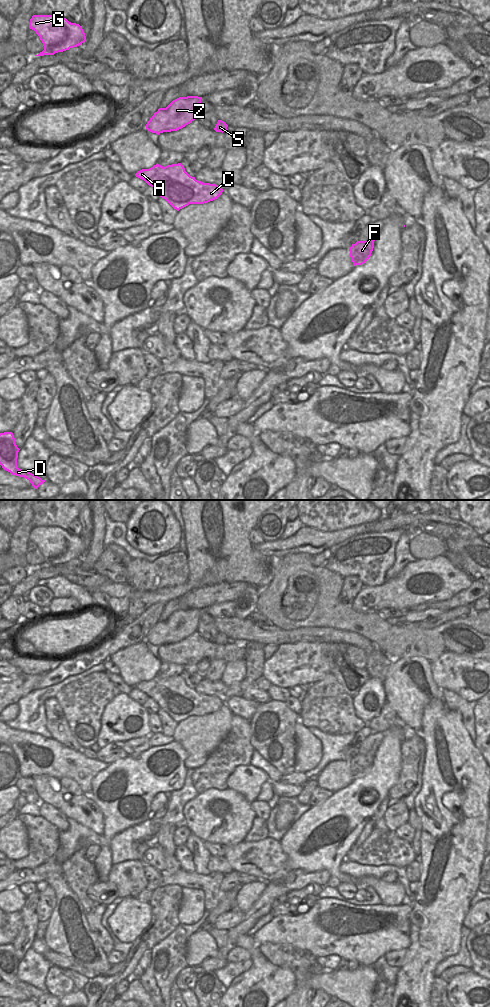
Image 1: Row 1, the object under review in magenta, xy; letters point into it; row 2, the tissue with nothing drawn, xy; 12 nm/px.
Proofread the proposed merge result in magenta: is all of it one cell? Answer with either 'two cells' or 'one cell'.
two cells

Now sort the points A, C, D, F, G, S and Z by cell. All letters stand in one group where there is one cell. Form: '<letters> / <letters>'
A C D F S / G Z

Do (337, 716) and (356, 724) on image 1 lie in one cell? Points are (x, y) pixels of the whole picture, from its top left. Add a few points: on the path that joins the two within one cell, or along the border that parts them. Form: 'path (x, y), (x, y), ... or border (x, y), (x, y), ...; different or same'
path (342, 719), (351, 723); same

